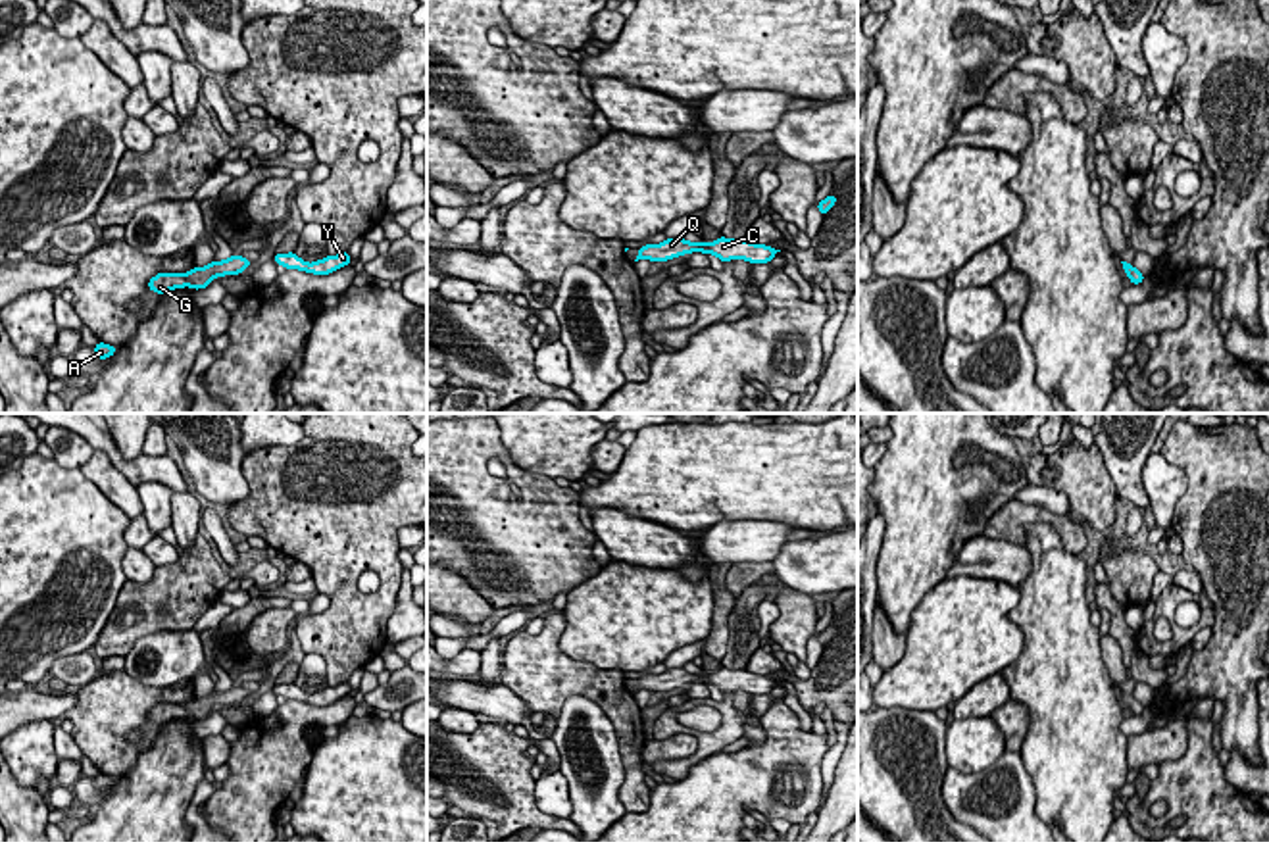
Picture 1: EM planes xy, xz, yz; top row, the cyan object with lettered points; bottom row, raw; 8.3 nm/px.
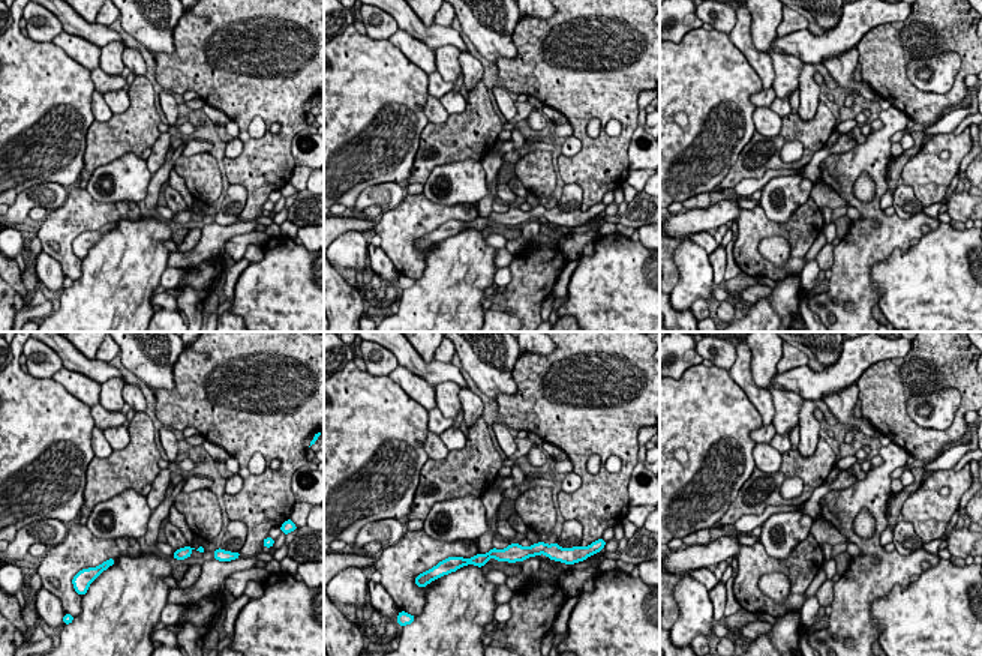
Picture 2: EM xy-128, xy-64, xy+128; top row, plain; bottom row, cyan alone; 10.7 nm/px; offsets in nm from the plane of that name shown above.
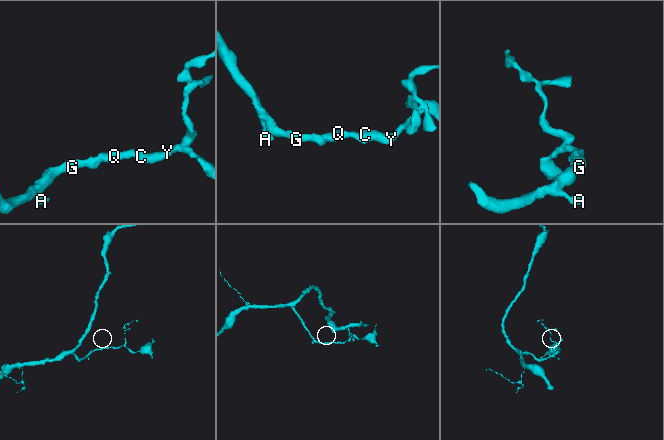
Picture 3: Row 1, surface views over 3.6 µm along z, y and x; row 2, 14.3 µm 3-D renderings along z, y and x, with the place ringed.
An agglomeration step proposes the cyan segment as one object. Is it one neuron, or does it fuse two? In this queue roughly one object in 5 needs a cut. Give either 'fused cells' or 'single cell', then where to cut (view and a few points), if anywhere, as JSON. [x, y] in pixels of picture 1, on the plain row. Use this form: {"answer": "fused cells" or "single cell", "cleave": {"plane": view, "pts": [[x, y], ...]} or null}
{"answer": "single cell", "cleave": null}

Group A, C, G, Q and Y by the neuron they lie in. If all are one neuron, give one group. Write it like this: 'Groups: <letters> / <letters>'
Groups: A C G Q Y

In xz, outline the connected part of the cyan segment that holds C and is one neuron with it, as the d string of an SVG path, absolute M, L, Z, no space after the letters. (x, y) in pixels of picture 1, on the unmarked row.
M719 667L711 675L706 675L706 673L694 675L684 669L667 669L661 675L646 675L646 677L638 679L638 686L634 692L638 692L640 688L652 690L652 692L667 692L667 690L679 688L688 682L690 684L692 682L713 684L721 692L740 688L750 694L767 694L781 681L763 677L763 675L754 675L750 671L733 671L733 669L725 669L725 667Z

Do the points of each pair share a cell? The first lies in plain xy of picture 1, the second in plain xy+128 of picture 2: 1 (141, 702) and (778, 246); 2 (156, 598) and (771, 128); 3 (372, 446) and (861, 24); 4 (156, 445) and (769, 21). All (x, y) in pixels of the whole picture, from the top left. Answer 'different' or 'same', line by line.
1: different
2: different
3: different
4: different

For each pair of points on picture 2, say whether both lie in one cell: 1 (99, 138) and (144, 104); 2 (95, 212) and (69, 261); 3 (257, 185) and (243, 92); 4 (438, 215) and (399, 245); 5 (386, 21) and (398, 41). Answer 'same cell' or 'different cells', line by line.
1: same cell
2: same cell
3: same cell
4: same cell
5: different cells

